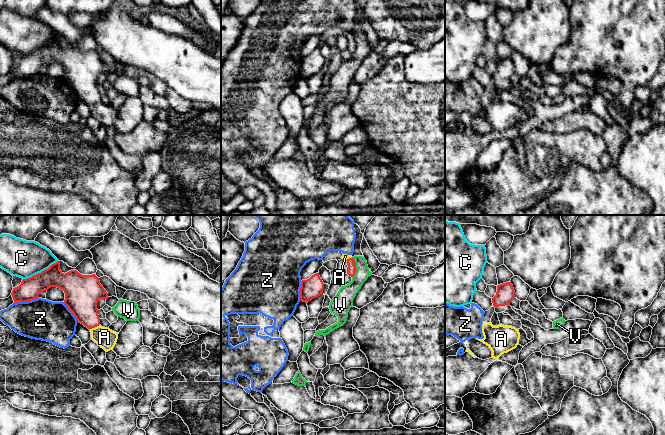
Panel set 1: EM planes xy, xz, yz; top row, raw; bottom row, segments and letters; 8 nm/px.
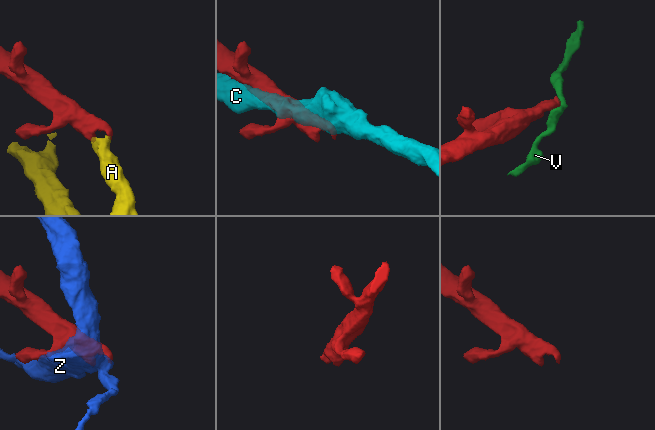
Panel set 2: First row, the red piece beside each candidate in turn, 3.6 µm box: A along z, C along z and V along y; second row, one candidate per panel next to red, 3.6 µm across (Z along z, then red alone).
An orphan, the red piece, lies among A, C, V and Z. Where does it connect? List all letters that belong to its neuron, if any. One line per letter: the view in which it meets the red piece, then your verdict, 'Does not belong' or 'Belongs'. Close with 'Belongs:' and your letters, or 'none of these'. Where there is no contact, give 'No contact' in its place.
A: Touches red in xy. Belongs
C: Touches red in xy. Does not belong
V: Touches red in xz. Does not belong
Z: Touches red in xy. Does not belong
Belongs: A

